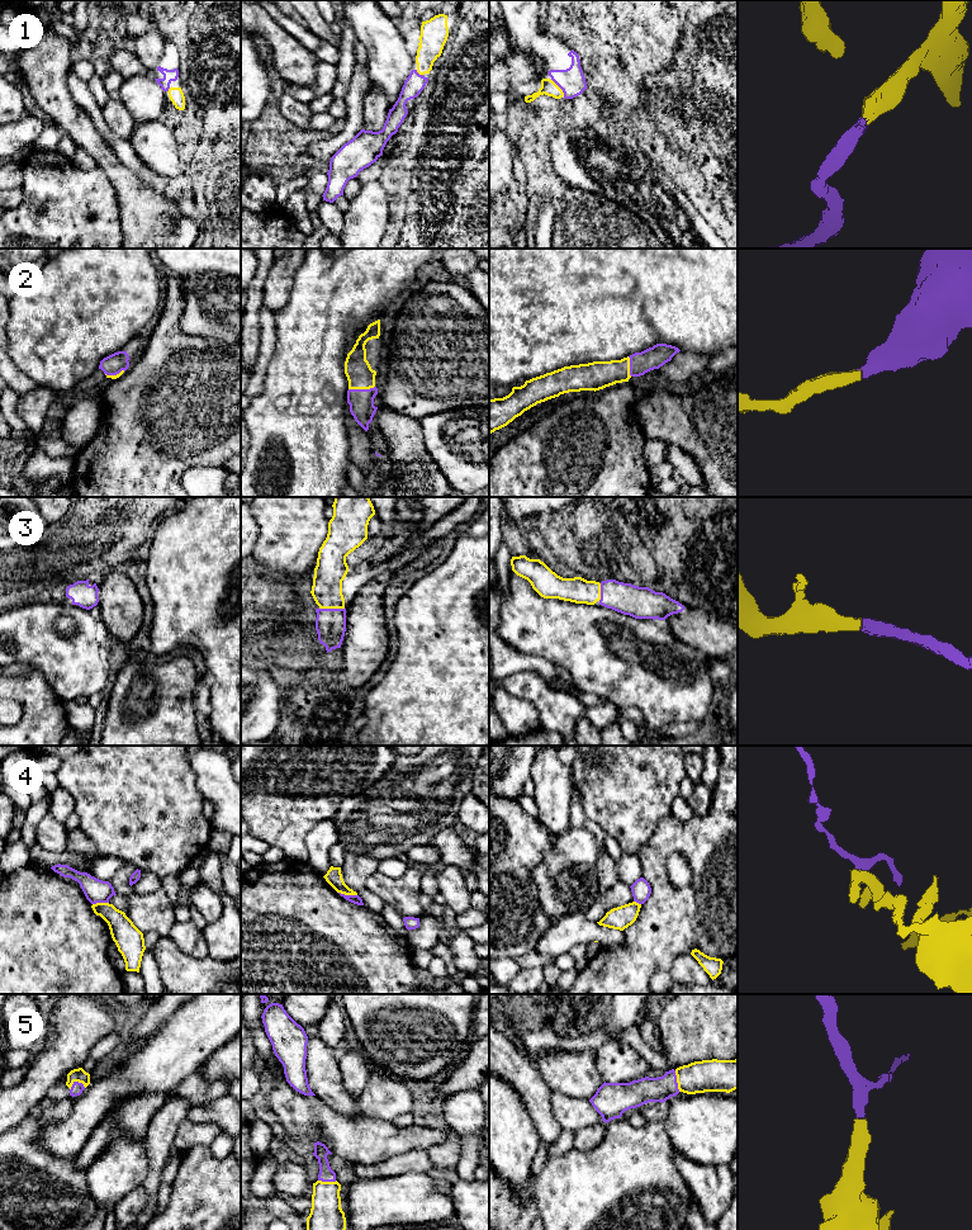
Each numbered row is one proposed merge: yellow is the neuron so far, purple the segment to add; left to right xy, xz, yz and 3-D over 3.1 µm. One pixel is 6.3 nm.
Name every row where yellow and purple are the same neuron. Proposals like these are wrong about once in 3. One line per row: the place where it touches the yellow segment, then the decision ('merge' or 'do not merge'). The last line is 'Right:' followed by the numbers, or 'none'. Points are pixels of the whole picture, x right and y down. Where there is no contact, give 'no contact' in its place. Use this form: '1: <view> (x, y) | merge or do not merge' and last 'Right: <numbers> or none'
1: yz (559, 88) | merge
2: xz (361, 388) | merge
3: xz (332, 608) | merge
4: xz (347, 894) | do not merge
5: yz (677, 1081) | merge
Right: 1, 2, 3, 5

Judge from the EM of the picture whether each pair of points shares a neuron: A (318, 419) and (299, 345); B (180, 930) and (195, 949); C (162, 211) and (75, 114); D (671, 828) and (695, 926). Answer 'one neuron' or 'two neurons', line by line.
A: one neuron
B: one neuron
C: one neuron
D: one neuron

